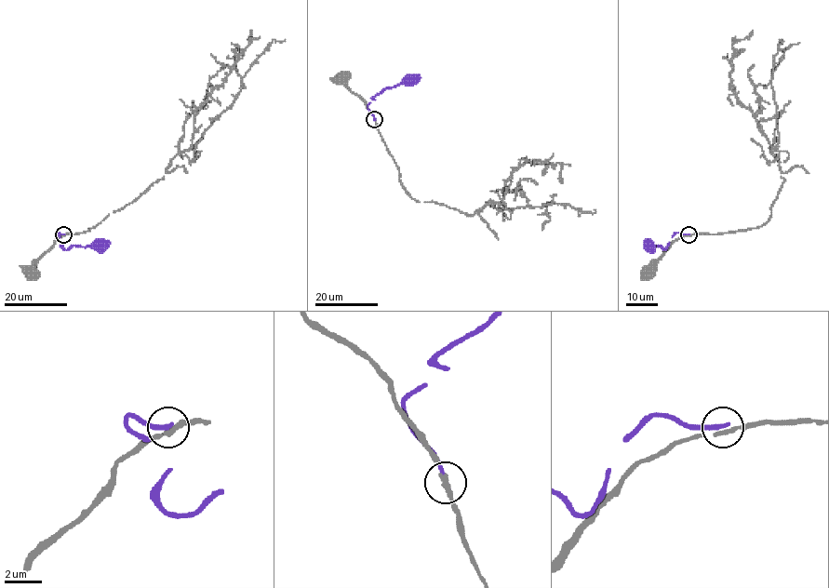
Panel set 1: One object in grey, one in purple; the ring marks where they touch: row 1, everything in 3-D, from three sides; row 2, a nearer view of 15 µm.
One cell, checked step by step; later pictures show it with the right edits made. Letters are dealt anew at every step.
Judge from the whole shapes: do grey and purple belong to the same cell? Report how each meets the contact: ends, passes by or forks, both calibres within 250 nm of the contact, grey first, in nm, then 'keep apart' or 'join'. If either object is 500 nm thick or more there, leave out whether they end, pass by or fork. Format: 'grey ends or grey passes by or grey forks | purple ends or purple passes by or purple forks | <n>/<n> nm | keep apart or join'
grey passes by | purple ends | 200/280 nm | keep apart

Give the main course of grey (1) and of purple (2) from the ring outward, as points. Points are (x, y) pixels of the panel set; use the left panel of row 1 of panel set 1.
1: (63, 234), (26, 272), (28, 273)
2: (63, 234), (56, 233), (63, 242), (64, 249), (74, 246), (101, 246)

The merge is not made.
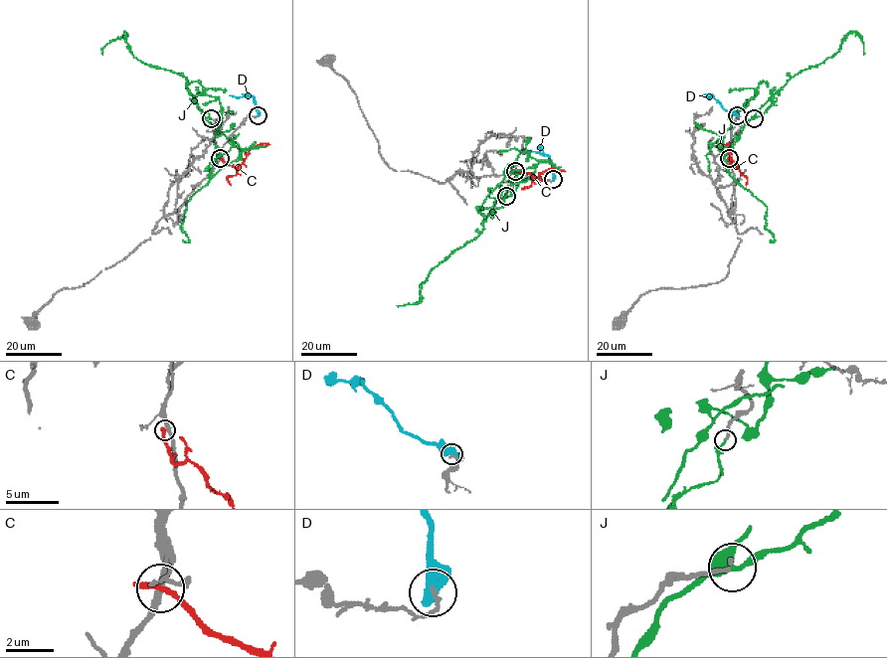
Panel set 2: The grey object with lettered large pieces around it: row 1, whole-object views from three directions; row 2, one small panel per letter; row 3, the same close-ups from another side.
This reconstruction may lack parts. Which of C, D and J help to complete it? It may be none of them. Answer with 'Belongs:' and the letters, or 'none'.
Belongs: J

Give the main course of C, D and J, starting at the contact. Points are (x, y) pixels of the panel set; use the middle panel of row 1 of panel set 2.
C: (515, 171), (534, 176), (551, 168), (565, 171)
D: (553, 178), (547, 154), (529, 150), (525, 152)
J: (505, 196), (489, 214), (503, 190), (535, 168), (505, 174), (511, 162), (517, 188), (501, 199), (520, 171)

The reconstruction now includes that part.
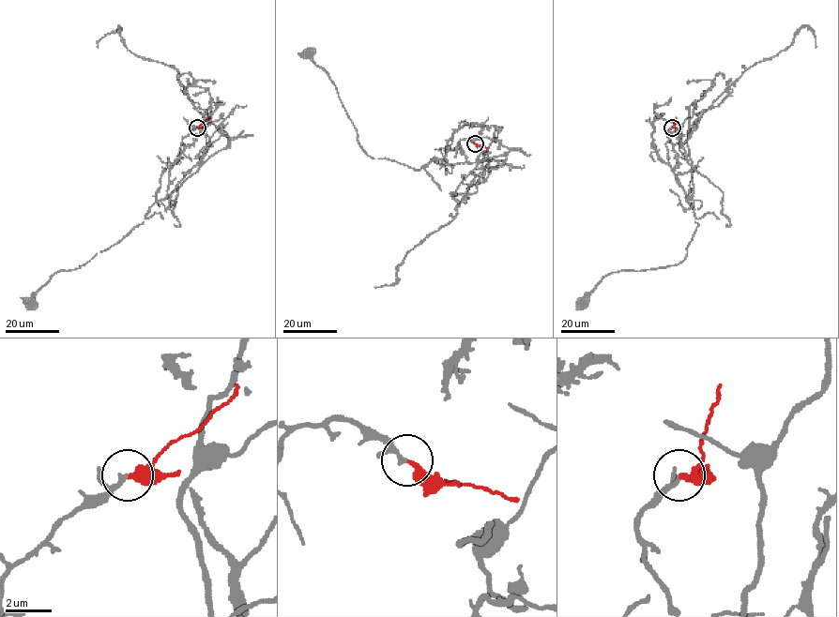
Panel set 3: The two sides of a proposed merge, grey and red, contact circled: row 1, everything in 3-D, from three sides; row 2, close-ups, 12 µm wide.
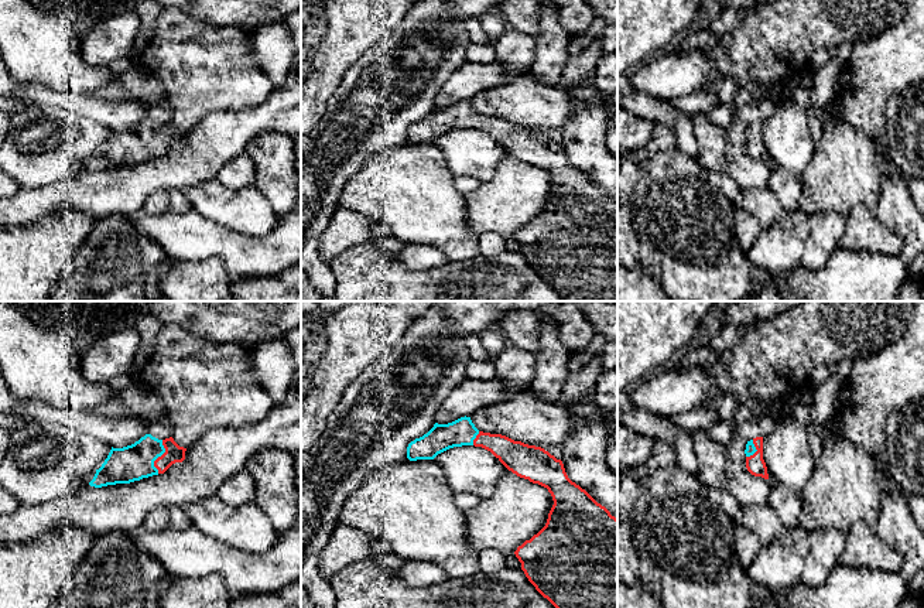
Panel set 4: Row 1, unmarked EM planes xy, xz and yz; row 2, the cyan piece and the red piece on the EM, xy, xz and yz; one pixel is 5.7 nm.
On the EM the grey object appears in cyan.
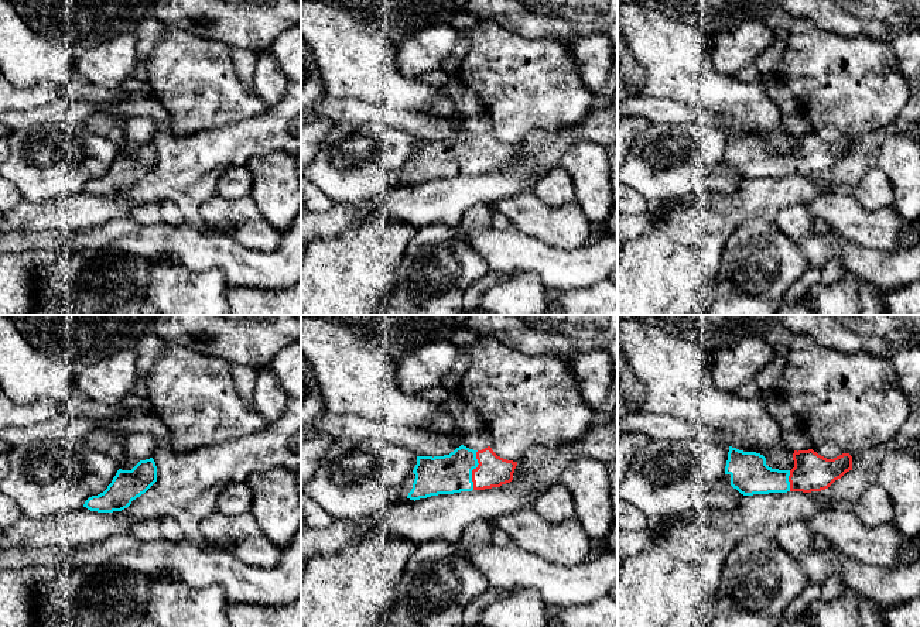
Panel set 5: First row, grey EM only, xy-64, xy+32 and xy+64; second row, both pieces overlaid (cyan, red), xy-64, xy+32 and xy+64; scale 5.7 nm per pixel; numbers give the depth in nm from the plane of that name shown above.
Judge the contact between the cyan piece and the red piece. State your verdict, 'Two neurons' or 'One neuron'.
One neuron

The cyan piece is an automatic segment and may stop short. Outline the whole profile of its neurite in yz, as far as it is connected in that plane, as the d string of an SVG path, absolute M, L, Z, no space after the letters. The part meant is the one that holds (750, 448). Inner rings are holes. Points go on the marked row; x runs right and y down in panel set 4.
M756 437L746 444L746 468L754 477L769 479L767 467L763 460L763 437Z

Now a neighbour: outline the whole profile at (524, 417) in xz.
M528 389L476 410L470 420L479 431L502 434L535 447L562 444L571 431L585 423L557 403L541 402Z

